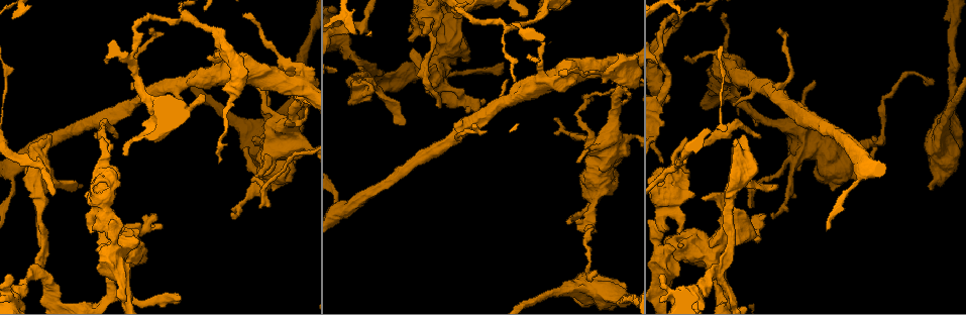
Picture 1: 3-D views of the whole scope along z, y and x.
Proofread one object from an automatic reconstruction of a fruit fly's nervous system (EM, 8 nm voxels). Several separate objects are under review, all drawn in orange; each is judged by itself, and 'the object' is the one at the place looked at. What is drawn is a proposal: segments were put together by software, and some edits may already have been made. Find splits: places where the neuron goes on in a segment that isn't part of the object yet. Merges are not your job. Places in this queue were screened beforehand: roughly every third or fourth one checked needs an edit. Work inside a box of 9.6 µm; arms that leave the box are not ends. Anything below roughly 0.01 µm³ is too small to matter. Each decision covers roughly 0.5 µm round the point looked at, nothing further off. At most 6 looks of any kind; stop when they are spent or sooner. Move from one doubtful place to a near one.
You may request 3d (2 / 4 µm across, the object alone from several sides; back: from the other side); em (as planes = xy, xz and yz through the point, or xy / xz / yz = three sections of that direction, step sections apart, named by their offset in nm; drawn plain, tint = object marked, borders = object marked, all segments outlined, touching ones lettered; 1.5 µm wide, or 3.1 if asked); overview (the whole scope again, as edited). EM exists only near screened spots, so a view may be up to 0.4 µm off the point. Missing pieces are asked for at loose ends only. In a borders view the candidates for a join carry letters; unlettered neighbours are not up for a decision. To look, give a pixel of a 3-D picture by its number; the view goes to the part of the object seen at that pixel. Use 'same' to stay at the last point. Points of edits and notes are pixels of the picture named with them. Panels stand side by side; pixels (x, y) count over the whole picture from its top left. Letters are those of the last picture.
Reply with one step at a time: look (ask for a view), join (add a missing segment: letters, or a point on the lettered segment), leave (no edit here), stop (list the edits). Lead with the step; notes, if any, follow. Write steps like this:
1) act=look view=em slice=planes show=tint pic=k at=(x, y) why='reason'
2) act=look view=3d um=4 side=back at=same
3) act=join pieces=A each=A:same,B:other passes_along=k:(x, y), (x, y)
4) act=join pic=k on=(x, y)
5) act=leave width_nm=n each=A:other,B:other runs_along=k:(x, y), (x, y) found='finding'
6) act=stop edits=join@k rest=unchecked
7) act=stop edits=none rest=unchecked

act=look view=em slice=xy step=8 show=tint pic=1 at=(930, 188) why='stops while still wide'

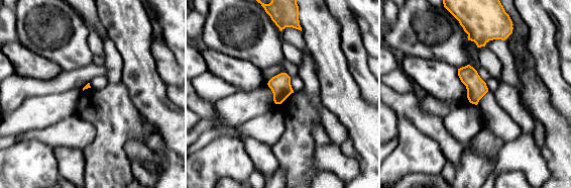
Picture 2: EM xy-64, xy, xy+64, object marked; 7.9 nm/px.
act=look view=em slice=xz step=8 show=borders at=same why='another direction'

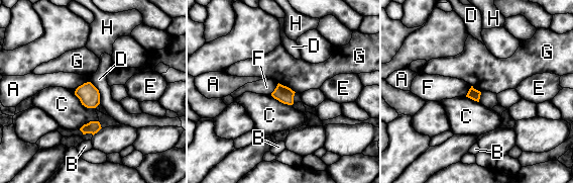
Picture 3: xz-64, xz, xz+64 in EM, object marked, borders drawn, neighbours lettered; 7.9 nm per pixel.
act=leave longest_contact=C:220nm each=A:other,B:other,C:other,D:other,E:other,F:other,G:other,H:other border=3:(278, 82), (296, 92) found='no lettered segment goes on from it'

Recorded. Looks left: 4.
act=look view=em slice=planes show=tint pic=1 at=(775, 186) why='branch stops here'

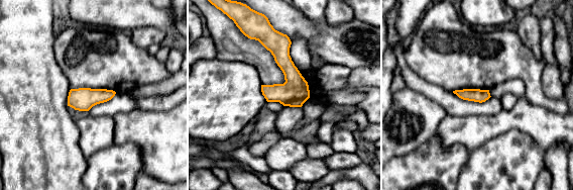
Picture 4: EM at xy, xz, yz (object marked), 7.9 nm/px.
act=look view=em slice=planes show=borders at=same why='what lies round it'

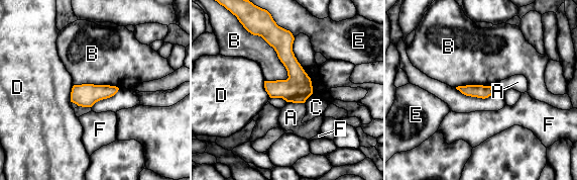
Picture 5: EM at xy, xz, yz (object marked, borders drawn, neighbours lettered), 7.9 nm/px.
act=leave each=A:other,B:other,C:other,D:other,E:other,F:other runs_along=5:(276, 31), (297, 74), (302, 100) found='none of them fits'

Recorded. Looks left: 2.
act=look view=em slice=xz step=4 show=borders pic=1 at=(689, 171) why='thin end'

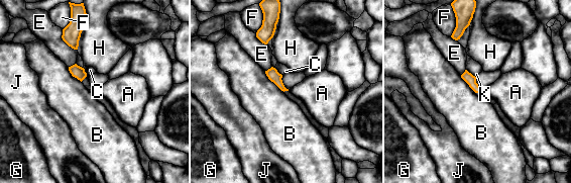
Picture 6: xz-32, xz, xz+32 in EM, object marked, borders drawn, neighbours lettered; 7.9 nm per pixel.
act=leave longest_contact=B:220nm each=A:other,B:other,C:other,E:other,F:other,G:other,H:other,J:other,K:other found='none of them fits'

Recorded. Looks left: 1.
act=stop edits=none rest=unchecked

